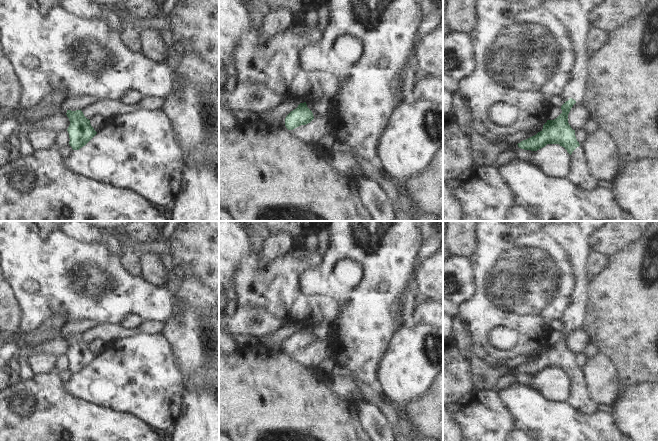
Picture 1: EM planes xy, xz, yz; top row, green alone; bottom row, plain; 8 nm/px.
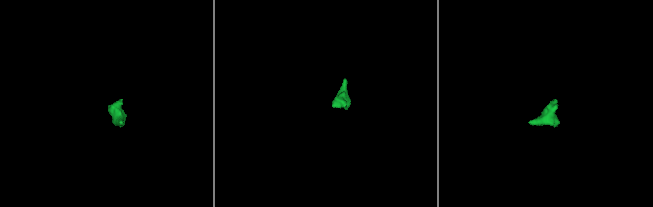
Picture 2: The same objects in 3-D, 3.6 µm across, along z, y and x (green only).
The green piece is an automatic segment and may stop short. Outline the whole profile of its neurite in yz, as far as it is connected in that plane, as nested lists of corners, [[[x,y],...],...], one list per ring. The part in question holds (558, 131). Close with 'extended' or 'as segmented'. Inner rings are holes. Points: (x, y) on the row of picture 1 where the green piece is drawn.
[[[570,98],[561,106],[562,113],[556,119],[547,120],[540,132],[517,145],[524,150],[537,151],[547,144],[559,144],[571,155],[571,170],[567,178],[583,189],[594,190],[601,184],[589,173],[575,130],[568,123],[568,114],[575,103]]]; extended

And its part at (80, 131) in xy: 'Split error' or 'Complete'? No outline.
Complete

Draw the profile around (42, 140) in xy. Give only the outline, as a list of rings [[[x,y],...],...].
[[[48,130],[32,131],[29,134],[29,140],[35,152],[44,154],[46,151],[55,148],[58,132]]]

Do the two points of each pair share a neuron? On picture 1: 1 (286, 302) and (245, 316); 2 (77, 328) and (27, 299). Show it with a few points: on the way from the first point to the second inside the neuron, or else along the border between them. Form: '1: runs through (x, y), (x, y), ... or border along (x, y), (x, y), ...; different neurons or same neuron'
1: border along (241, 306), (260, 307), (285, 321); different neurons
2: border along (67, 320), (91, 321); different neurons

